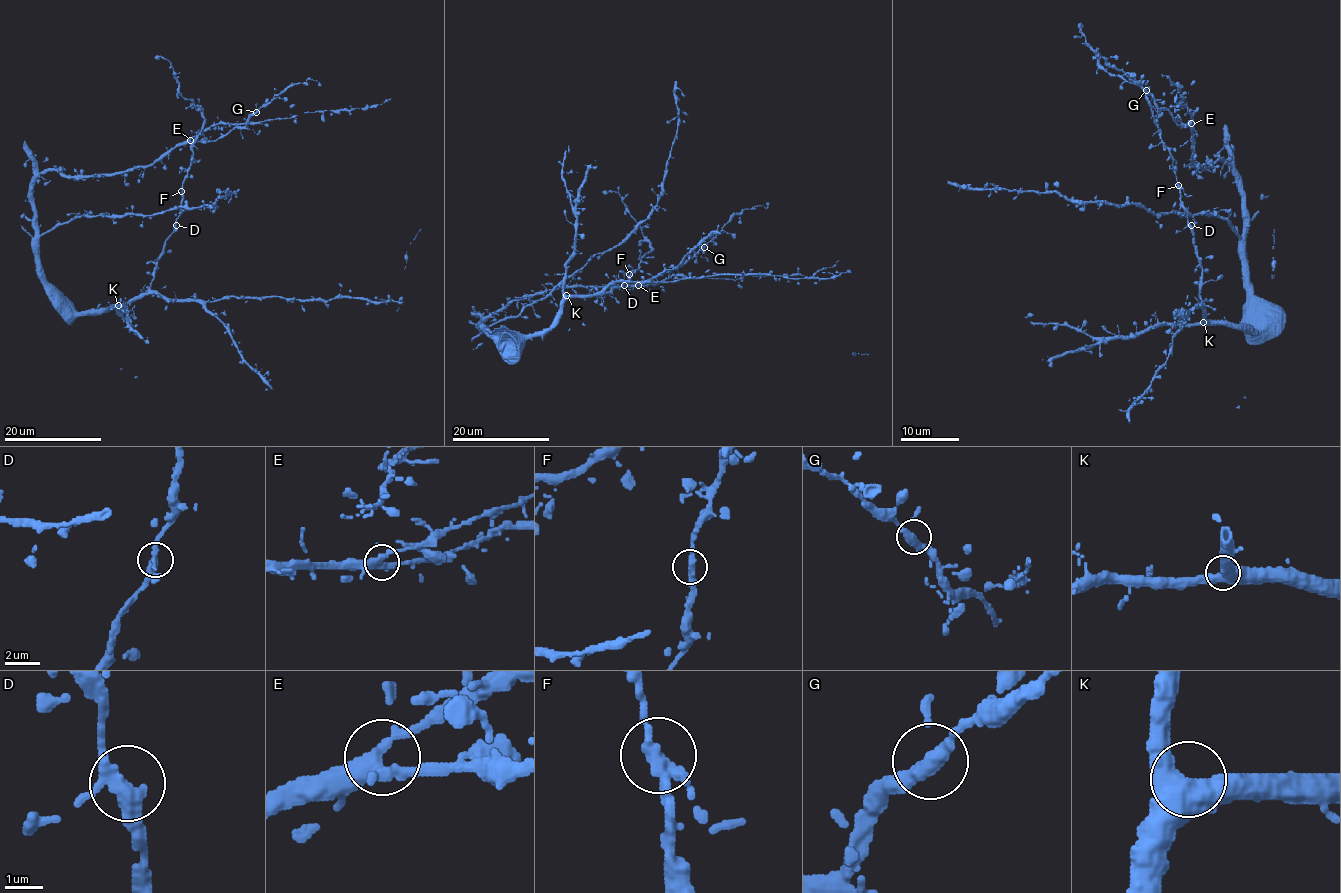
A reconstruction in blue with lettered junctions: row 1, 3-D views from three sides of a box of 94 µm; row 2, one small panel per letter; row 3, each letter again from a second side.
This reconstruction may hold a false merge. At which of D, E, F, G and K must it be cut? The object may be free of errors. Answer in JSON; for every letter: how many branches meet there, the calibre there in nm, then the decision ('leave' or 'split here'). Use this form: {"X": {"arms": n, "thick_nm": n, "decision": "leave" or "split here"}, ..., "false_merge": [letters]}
{"D": {"arms": 3, "thick_nm": 320, "decision": "leave"}, "E": {"arms": 3, "thick_nm": 360, "decision": "leave"}, "F": {"arms": 3, "thick_nm": 300, "decision": "leave"}, "G": {"arms": 3, "thick_nm": 300, "decision": "leave"}, "K": {"arms": 3, "thick_nm": 400, "decision": "leave"}, "false_merge": []}

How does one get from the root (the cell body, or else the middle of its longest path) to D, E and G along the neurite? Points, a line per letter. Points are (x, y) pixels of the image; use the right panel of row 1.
D: (1251, 297), (1254, 329), (1212, 325), (1206, 319), (1206, 308), (1198, 294), (1201, 266), (1191, 225)
E: (1251, 297), (1245, 276), (1241, 180), (1222, 160), (1210, 167), (1193, 161), (1191, 123)
G: (1251, 297), (1239, 177), (1222, 160), (1210, 167), (1197, 166), (1193, 129), (1178, 125), (1146, 90)

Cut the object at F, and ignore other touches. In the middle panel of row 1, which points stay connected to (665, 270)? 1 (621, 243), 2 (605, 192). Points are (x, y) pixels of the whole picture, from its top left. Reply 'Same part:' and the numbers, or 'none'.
Same part: 1

